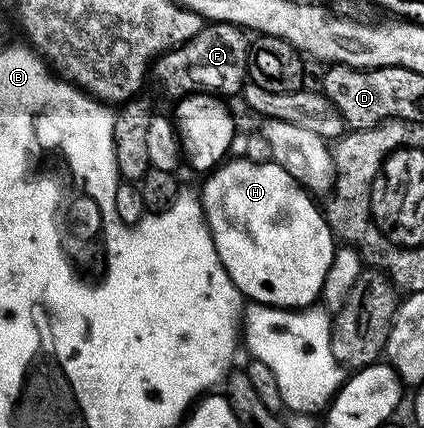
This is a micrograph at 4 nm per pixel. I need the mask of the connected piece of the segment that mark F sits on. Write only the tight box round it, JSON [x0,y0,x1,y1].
[152,20,251,99]

